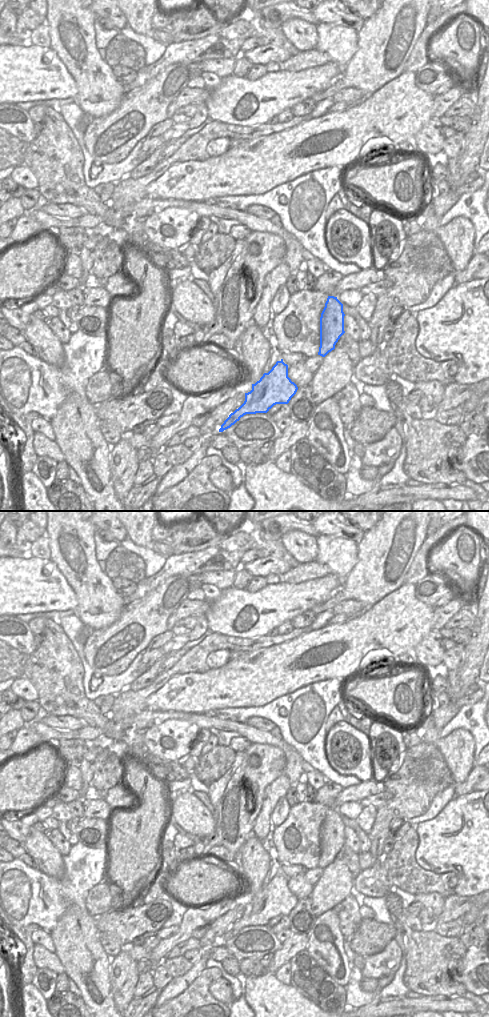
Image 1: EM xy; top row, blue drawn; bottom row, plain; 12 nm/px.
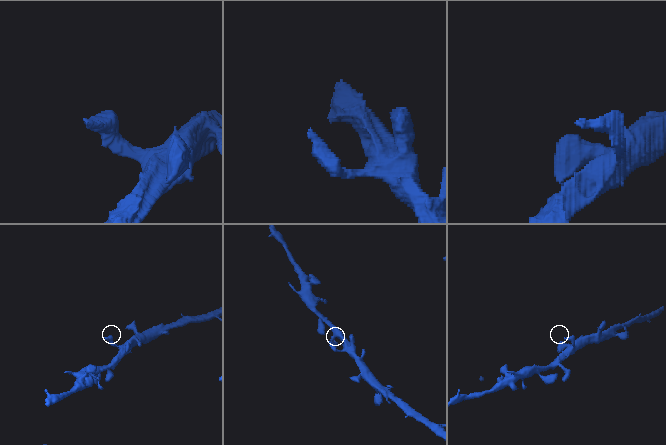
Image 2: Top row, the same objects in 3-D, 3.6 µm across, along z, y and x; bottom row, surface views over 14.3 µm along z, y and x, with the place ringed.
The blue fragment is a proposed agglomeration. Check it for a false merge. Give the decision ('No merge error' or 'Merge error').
No merge error

